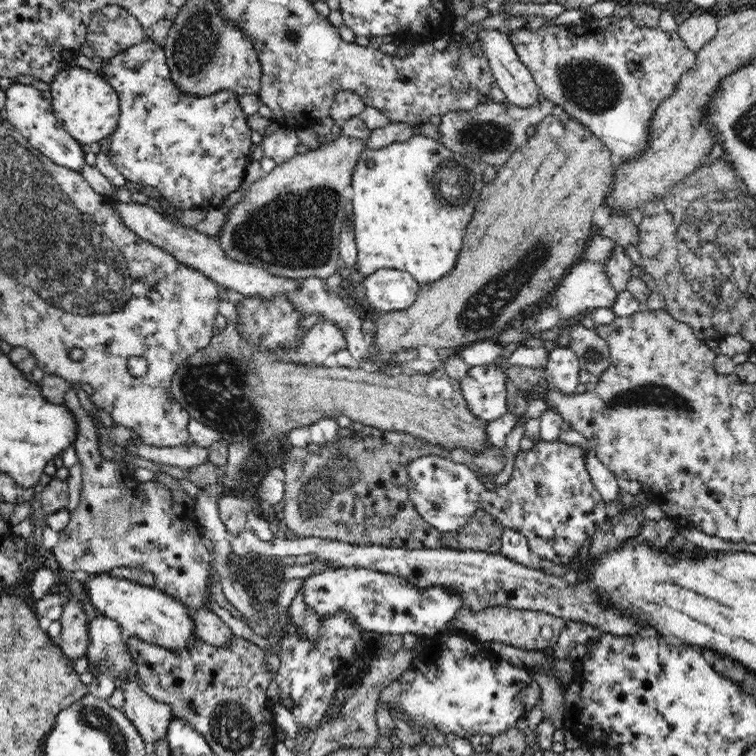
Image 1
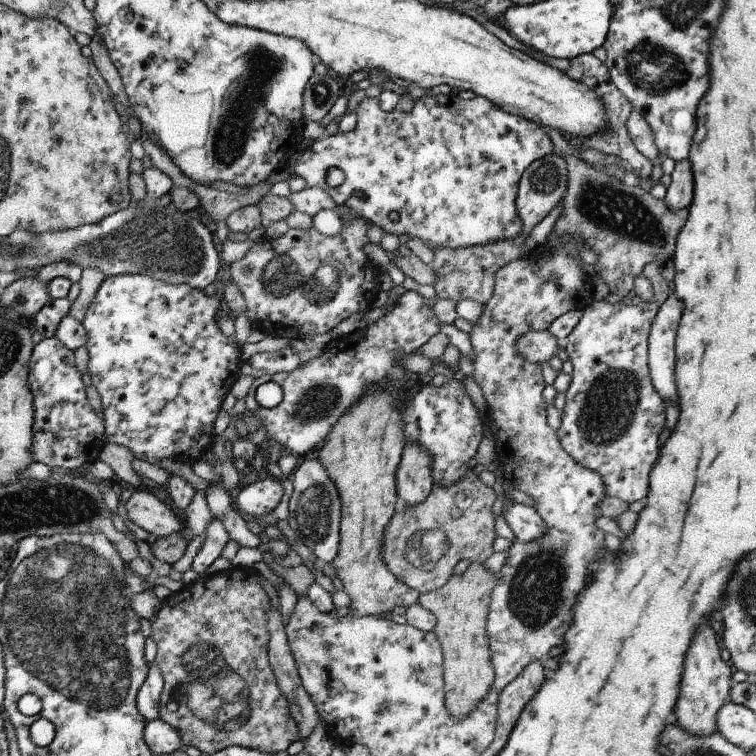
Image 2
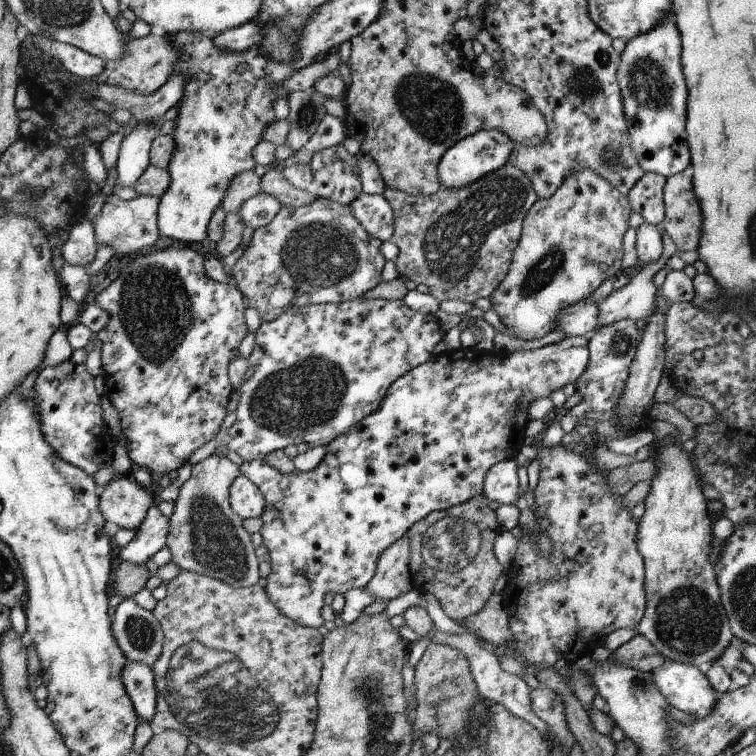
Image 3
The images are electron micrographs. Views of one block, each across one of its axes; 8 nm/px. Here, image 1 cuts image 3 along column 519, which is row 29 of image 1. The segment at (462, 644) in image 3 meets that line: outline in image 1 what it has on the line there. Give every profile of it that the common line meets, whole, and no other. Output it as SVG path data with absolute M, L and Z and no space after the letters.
M710 14L689 15L683 24L677 27L677 33L687 48L698 53L716 34L717 19Z

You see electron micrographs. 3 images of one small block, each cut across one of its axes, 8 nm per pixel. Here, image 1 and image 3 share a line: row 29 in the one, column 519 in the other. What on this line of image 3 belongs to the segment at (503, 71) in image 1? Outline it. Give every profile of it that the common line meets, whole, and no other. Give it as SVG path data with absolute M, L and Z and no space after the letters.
M504 459L492 466L484 478L483 494L499 505L515 504L519 500L519 482L515 459Z

